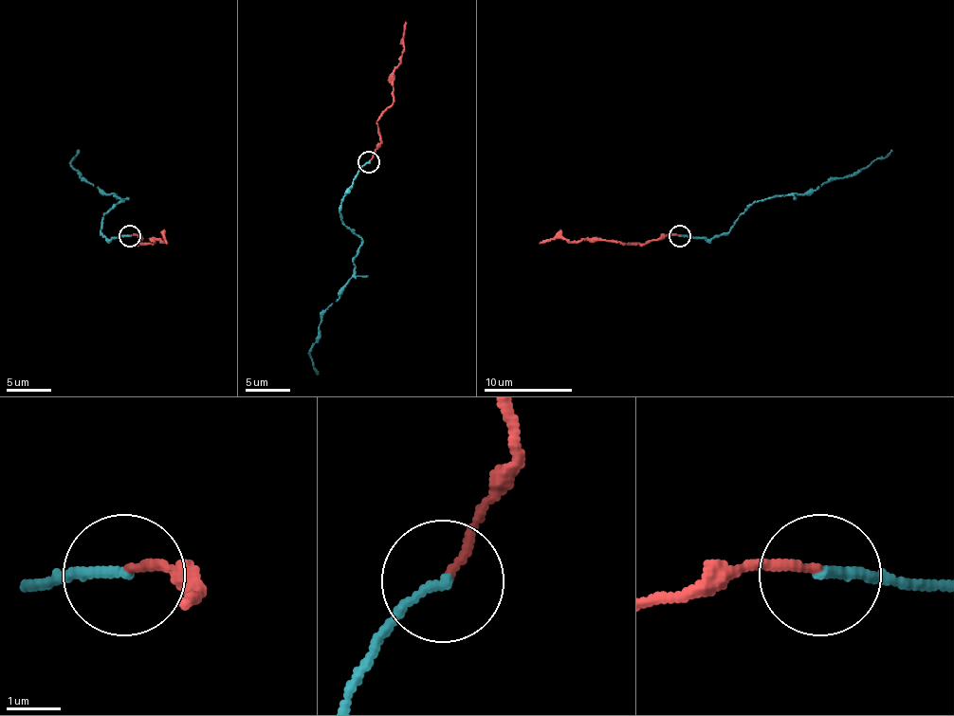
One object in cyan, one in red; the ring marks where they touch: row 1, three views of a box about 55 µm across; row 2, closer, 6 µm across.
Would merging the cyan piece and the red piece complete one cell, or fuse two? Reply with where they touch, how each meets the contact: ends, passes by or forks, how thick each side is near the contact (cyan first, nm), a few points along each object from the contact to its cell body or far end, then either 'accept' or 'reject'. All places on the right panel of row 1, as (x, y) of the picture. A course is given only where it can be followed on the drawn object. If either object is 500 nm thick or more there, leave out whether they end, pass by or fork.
place (680, 236); cyan ends; red ends; calibres 180 and 150 nm; course cyan (680, 236), (711, 239), (726, 232), (758, 201), (778, 194), (815, 190), (828, 181), (857, 174), (892, 150); course red (680, 234), (667, 234), (658, 241), (638, 243), (550, 239), (539, 243); accept

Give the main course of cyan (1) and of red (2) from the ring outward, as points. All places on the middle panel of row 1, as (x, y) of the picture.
1: (369, 162), (360, 169), (340, 209), (340, 220), (360, 240), (354, 275), (325, 310), (309, 353), (319, 375)
2: (369, 162), (380, 140), (376, 120), (394, 100), (394, 69), (402, 54), (405, 21)

